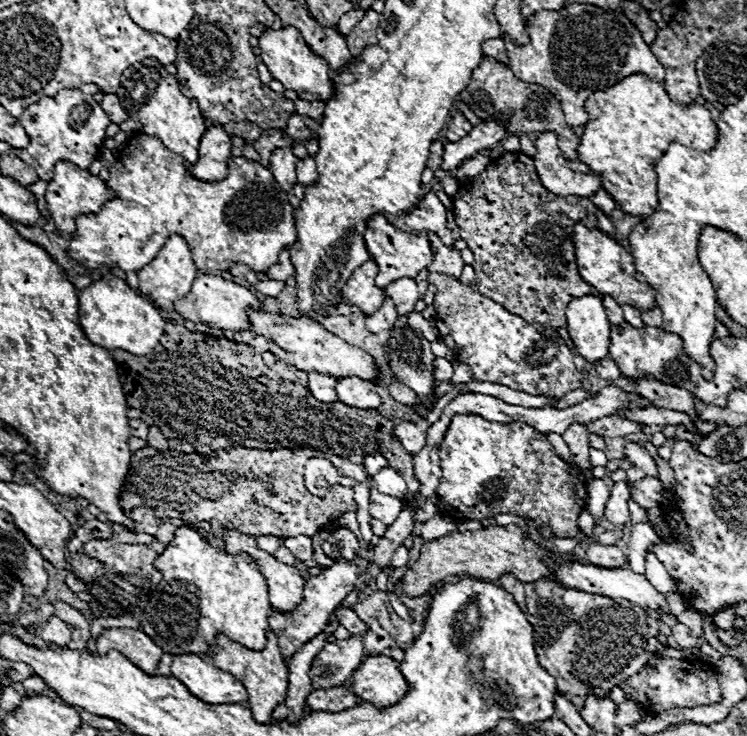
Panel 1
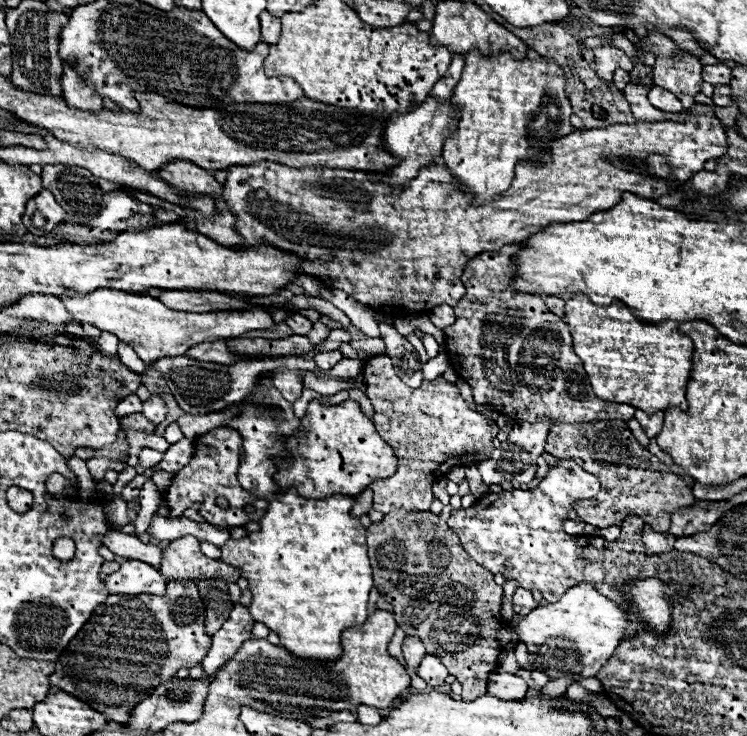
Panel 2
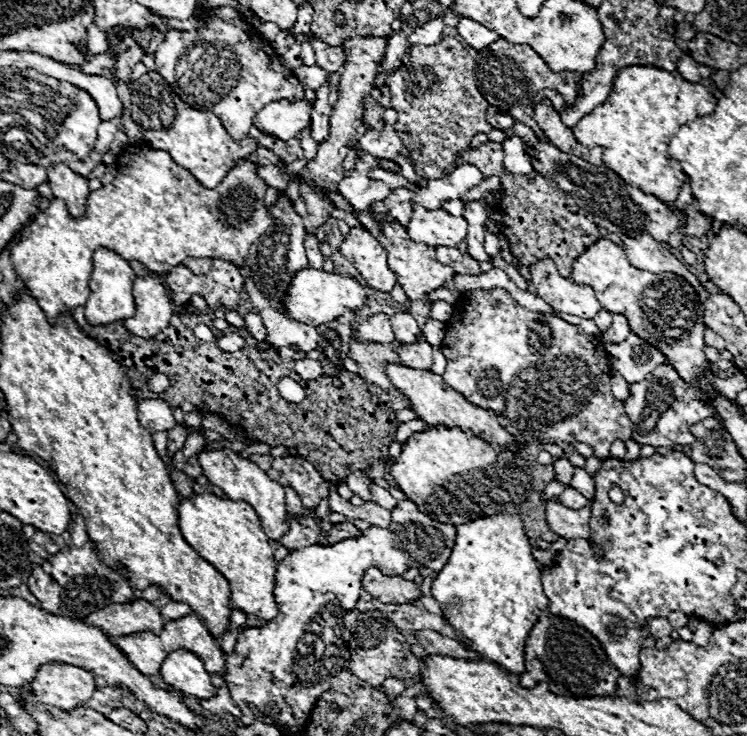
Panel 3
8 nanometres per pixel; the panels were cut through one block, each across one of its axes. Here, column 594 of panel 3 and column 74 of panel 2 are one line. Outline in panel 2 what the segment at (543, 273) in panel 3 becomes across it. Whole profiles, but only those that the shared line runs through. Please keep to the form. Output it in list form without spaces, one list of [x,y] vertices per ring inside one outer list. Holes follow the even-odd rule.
[[[98,288],[86,296],[62,296],[60,298],[68,312],[80,322],[90,322],[92,326],[112,332],[122,342],[130,344],[144,362],[156,362],[166,356],[182,356],[190,346],[212,340],[228,340],[244,336],[250,330],[270,330],[274,328],[272,312],[262,308],[252,310],[216,310],[216,312],[178,312],[166,308],[160,300],[152,296],[128,294],[112,288]]]

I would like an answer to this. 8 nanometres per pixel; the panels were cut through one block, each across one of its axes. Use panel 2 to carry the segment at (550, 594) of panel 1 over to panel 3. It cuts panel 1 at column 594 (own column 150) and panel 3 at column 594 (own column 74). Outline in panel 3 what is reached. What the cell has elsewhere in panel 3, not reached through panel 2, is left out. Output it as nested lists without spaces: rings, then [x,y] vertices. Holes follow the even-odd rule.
[[[548,612],[540,616],[540,624],[536,624],[530,632],[526,644],[526,656],[538,658],[546,674],[554,682],[562,682],[576,698],[614,696],[618,688],[618,678],[622,676],[622,672],[610,664],[602,644],[596,642],[596,638],[588,630],[574,624],[572,620],[564,620]]]

